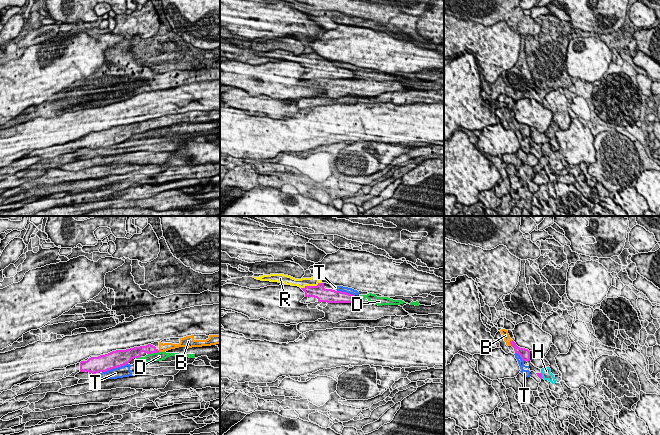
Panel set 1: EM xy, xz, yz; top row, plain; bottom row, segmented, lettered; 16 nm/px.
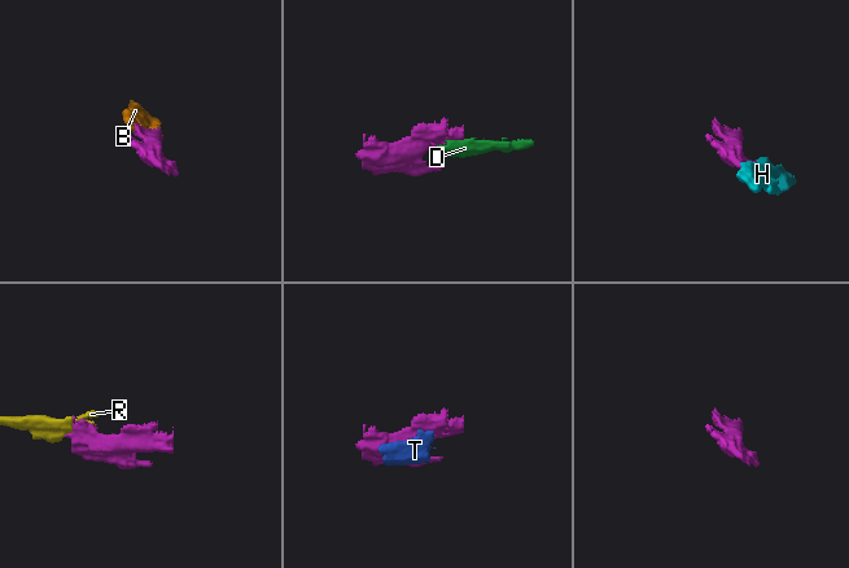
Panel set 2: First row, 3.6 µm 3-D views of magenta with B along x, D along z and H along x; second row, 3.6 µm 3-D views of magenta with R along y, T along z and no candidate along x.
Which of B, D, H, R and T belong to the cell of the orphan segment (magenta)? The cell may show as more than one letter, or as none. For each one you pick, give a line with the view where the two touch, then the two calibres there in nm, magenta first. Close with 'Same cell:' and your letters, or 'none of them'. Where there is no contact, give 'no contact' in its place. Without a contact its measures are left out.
B: contact in yz; calibres 140 and 120 nm
R: contact in xz; calibres 220 and 160 nm
Same cell: B, R

